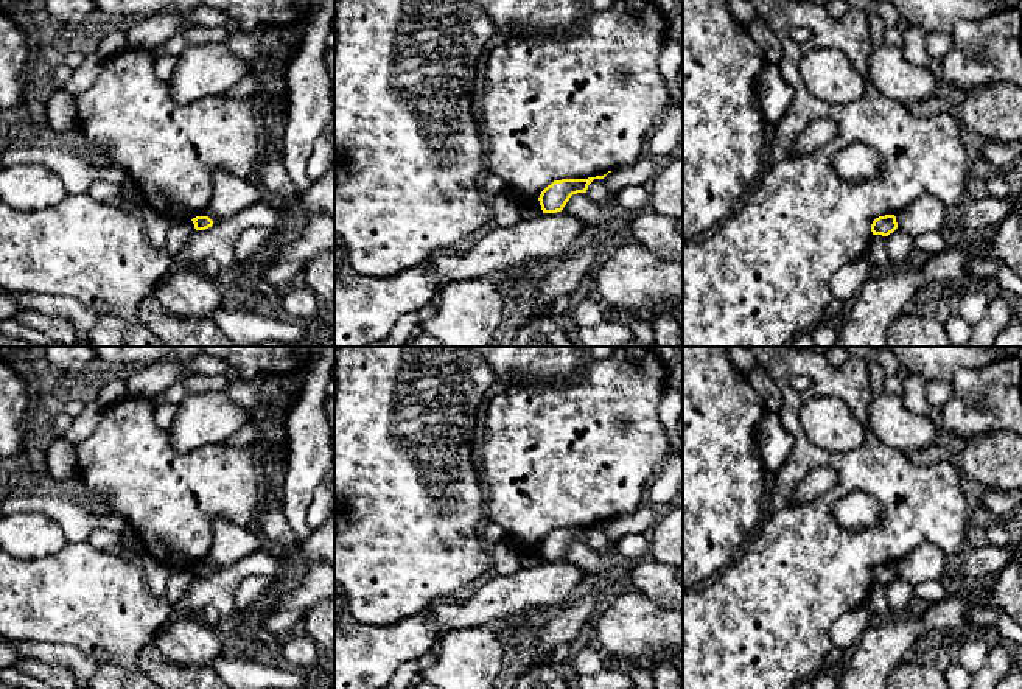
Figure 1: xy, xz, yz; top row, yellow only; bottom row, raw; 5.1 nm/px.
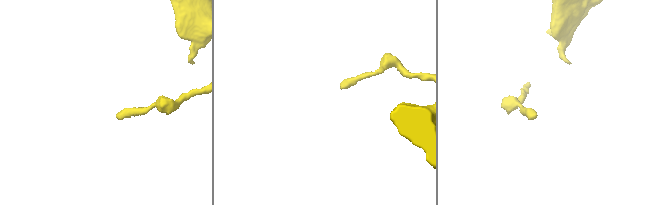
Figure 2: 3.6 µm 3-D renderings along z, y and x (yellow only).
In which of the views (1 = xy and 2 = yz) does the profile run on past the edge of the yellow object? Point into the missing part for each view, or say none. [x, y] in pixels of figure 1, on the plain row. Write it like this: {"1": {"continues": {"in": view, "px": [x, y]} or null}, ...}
{"1": {"continues": null}, "2": {"continues": null}}

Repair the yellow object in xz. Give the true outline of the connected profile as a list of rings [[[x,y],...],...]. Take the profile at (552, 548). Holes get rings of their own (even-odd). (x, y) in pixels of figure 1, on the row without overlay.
[[[605,524],[554,529],[538,546],[543,561],[562,560],[572,543],[586,541],[594,527],[604,527]]]

